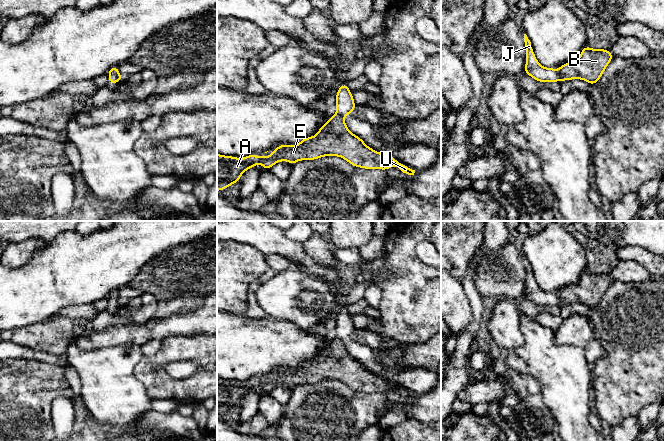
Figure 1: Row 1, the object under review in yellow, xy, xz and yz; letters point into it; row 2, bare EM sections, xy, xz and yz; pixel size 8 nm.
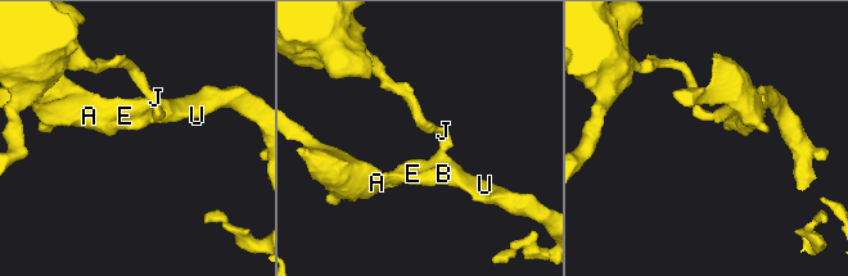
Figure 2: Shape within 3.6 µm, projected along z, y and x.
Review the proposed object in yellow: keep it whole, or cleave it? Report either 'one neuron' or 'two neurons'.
two neurons

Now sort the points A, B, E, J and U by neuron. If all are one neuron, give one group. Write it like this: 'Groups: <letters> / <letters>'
Groups: A B E U / J

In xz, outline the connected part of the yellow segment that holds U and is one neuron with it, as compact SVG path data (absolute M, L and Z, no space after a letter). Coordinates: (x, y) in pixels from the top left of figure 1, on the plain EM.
M333 339L323 348L317 358L306 361L300 367L290 370L280 368L272 374L271 380L248 379L244 382L217 378L217 415L224 414L239 406L240 400L257 388L269 394L280 385L288 385L291 389L301 384L316 384L325 380L338 380L354 391L363 393L388 394L397 390L402 398L414 399L415 394L400 387L391 379L385 379L368 371L358 360L346 350L344 343Z

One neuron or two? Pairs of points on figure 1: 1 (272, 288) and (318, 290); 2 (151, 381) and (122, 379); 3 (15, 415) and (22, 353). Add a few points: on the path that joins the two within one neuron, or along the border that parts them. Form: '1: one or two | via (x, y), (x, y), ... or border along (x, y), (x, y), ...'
1: one | via (283, 289), (307, 290)
2: two | border along (141, 357), (134, 376), (150, 398)
3: two | border along (10, 358), (38, 359), (44, 362)

